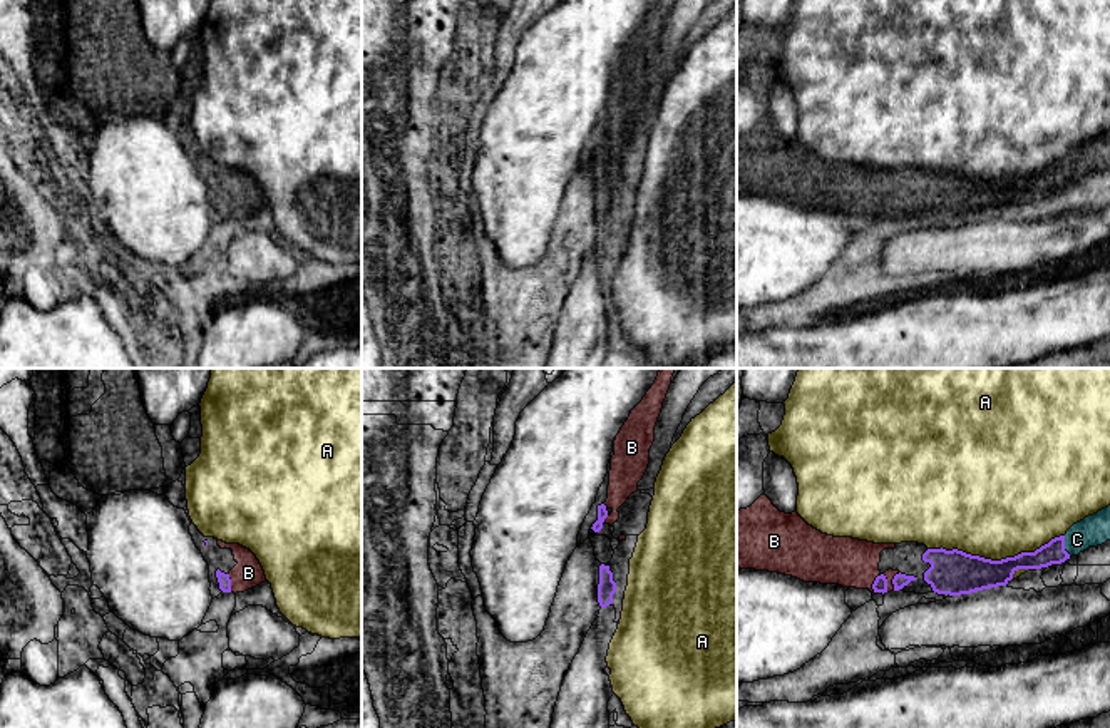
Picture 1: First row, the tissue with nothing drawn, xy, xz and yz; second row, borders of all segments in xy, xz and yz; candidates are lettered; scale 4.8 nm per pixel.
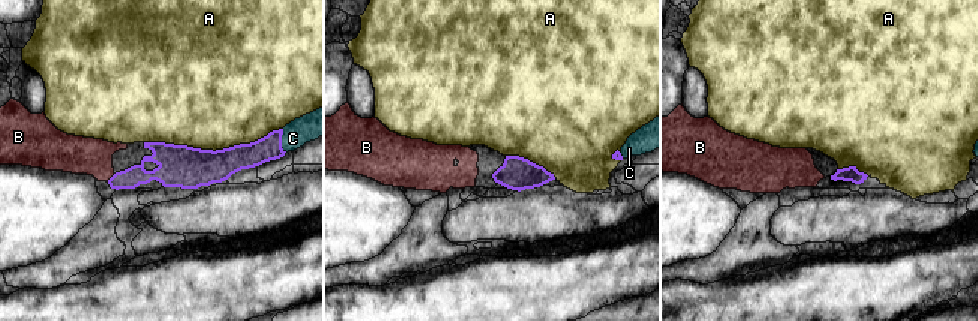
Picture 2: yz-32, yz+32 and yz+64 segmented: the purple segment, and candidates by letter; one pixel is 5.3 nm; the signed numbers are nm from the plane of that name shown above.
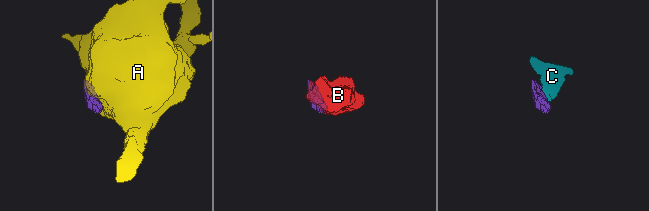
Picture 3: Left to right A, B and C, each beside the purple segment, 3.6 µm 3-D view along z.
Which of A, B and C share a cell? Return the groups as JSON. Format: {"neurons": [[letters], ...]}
{"neurons": [["A"], ["B", "C"]]}

